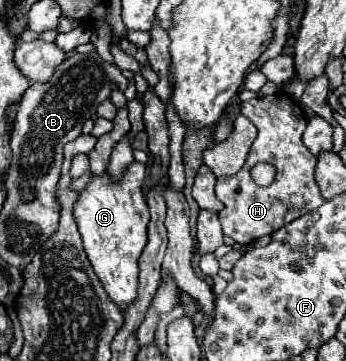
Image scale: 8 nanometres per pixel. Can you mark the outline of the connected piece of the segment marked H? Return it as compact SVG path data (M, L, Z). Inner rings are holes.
M279 92L243 102L241 114L245 114L259 128L259 134L239 174L217 178L215 194L223 202L223 210L219 212L223 234L231 236L241 246L247 246L265 234L277 232L291 220L317 210L325 198L321 196L321 190L313 178L317 156L311 154L303 144L303 132L307 126L303 106L287 94ZM259 162L269 162L277 168L275 180L269 186L257 186L249 174L251 168Z

